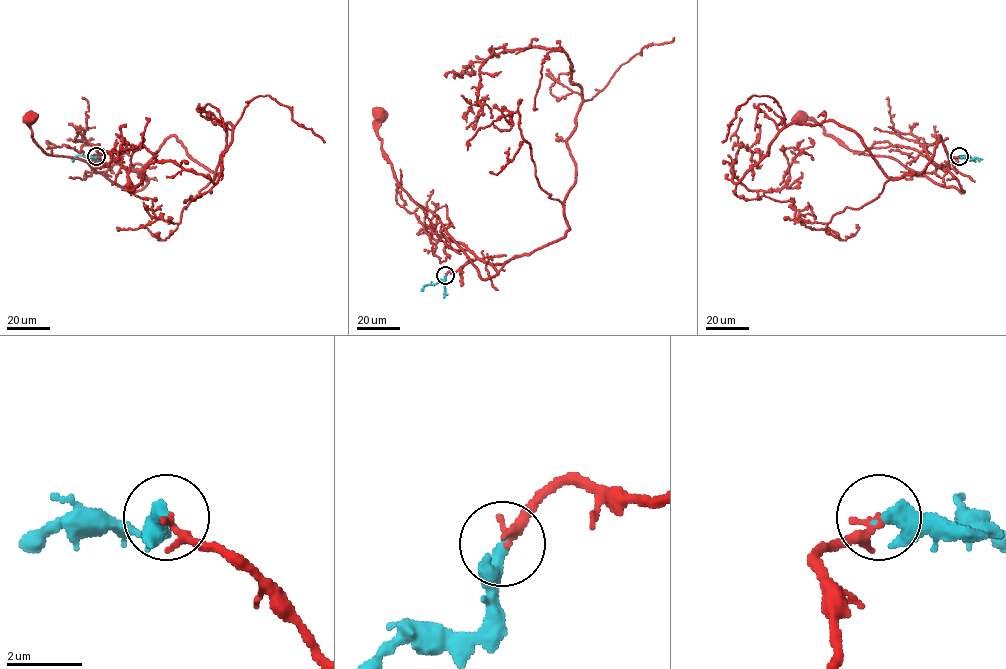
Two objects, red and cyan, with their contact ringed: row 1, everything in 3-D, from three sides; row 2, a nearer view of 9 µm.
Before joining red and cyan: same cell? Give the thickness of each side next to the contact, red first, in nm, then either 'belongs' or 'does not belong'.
calibres 240 and 320 nm; belongs

